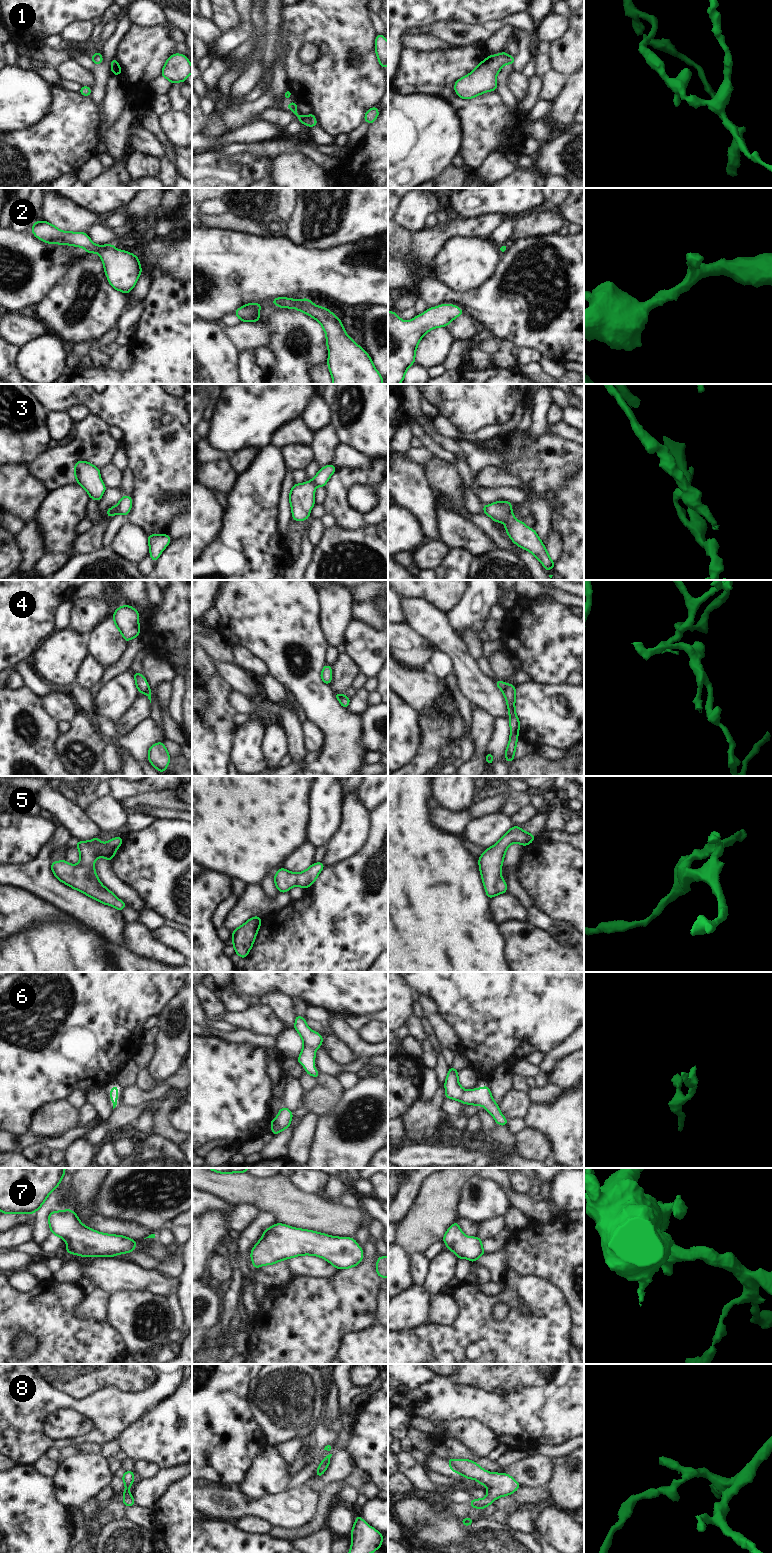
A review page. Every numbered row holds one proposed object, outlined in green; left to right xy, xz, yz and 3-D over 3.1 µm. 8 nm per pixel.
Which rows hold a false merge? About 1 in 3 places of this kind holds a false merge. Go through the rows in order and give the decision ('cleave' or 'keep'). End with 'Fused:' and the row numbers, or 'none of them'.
1: keep
2: keep
3: cleave
4: cleave
5: keep
6: keep
7: keep
8: keep
Fused: 3, 4

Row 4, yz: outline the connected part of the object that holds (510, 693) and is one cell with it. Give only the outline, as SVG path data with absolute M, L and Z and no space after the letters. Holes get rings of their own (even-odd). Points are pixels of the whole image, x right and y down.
M514 683L508 685L506 690L503 692L506 699L508 711L509 711L509 721L510 721L510 740L505 752L505 759L511 763L514 760L514 753L516 751L516 743L518 739L518 731L520 729L520 721L516 715L515 711L515 697L516 689Z

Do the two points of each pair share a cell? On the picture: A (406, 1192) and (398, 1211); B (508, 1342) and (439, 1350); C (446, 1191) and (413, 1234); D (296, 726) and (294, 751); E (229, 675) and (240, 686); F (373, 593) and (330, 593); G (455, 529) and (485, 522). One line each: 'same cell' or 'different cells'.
A: same cell
B: same cell
C: same cell
D: same cell
E: same cell
F: different cells
G: different cells

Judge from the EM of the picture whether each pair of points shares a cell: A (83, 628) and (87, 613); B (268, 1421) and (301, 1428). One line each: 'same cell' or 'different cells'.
A: same cell
B: same cell

